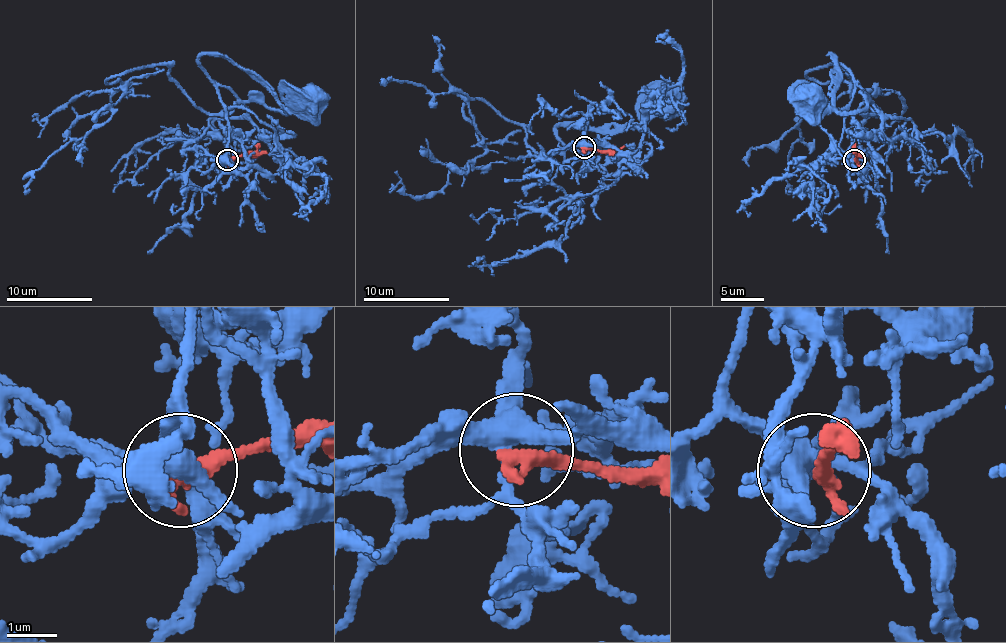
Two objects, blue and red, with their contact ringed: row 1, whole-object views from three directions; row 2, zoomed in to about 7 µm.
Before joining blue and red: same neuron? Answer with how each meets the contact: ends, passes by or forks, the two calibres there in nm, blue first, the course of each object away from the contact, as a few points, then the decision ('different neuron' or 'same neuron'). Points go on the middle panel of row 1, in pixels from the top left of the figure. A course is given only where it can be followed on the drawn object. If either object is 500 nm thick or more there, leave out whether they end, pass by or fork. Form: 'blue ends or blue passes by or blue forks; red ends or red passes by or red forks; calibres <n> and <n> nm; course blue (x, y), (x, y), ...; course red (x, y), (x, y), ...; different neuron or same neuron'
blue forks; red ends; calibres 420 and 360 nm; course blue (584, 145), (586, 133), (575, 145), (577, 150), (599, 165), (616, 163), (640, 145), (642, 128), (668, 105); course red (584, 148), (620, 150), (624, 145); different neuron

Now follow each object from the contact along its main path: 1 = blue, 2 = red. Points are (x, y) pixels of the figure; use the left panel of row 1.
1: (227, 160), (227, 106), (218, 98), (220, 87), (229, 87), (242, 100), (259, 102), (283, 113), (311, 98)
2: (227, 160), (246, 154), (267, 154)

